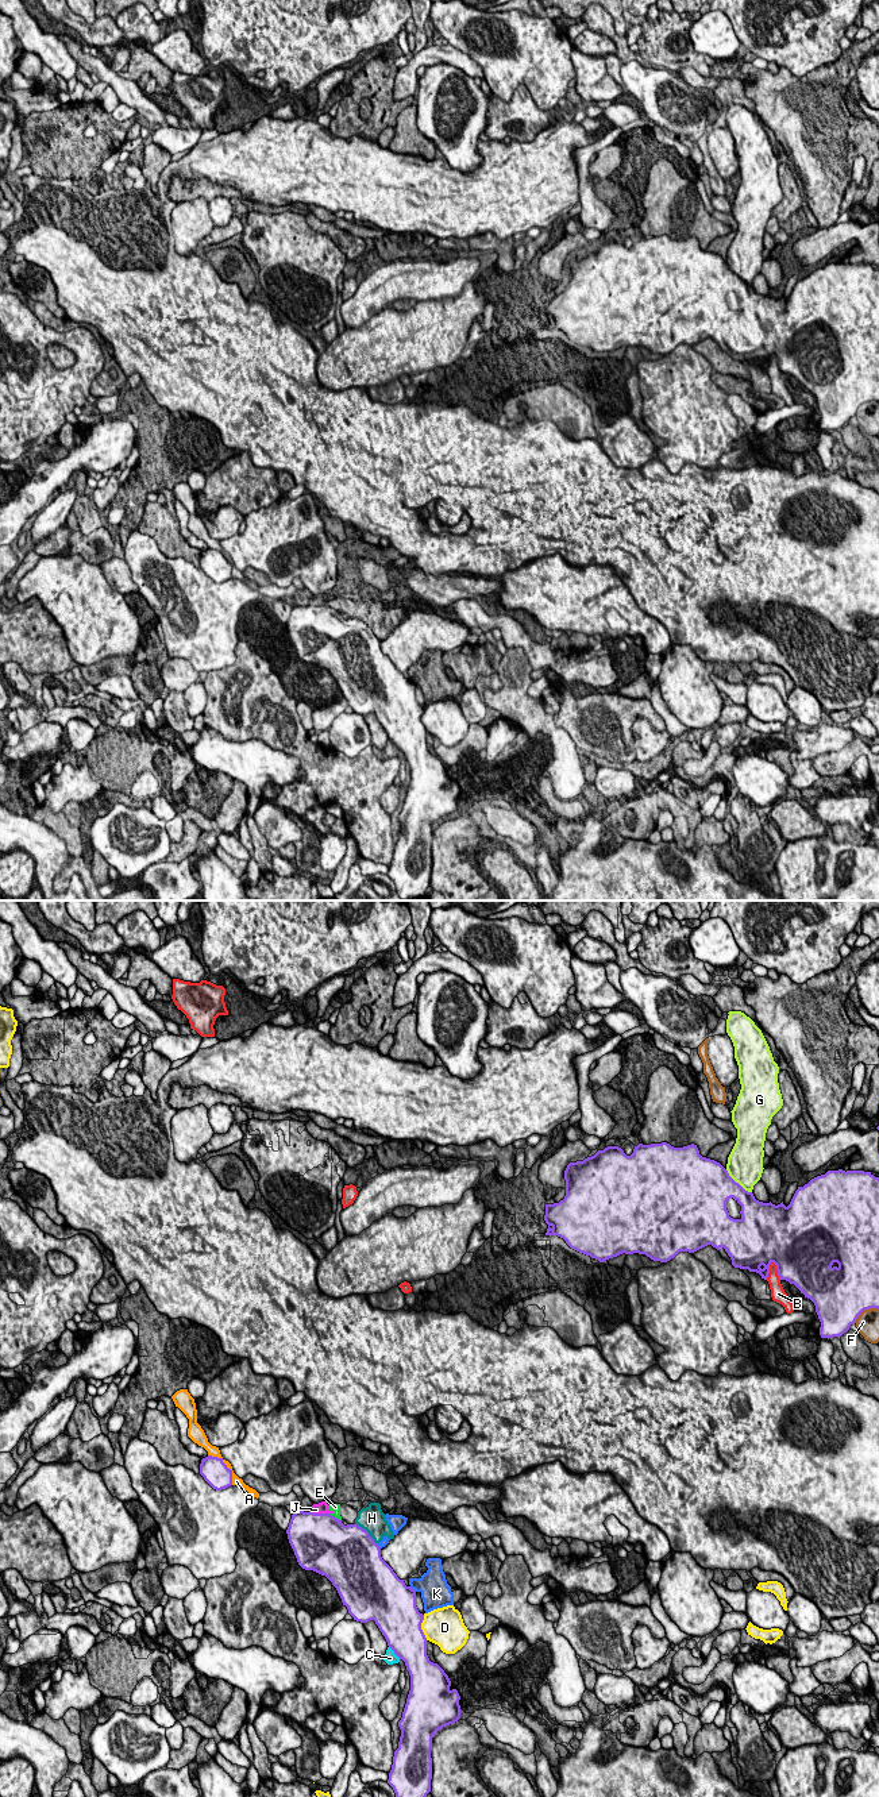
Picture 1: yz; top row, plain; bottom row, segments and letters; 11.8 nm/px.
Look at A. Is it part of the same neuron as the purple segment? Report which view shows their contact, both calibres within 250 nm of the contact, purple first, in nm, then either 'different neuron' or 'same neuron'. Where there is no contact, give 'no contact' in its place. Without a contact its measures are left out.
contact in yz; calibres 320 and 100 nm; different neuron

